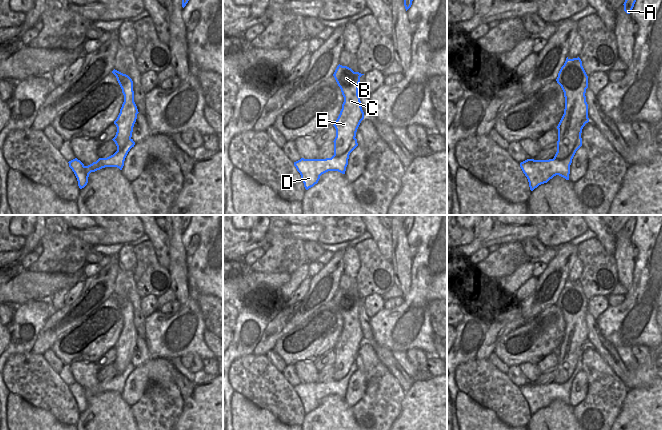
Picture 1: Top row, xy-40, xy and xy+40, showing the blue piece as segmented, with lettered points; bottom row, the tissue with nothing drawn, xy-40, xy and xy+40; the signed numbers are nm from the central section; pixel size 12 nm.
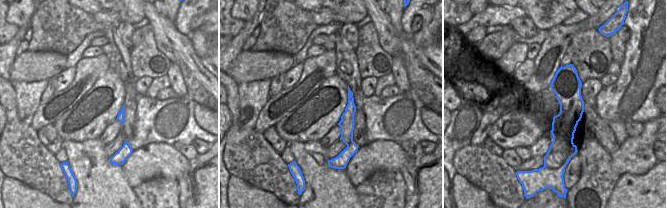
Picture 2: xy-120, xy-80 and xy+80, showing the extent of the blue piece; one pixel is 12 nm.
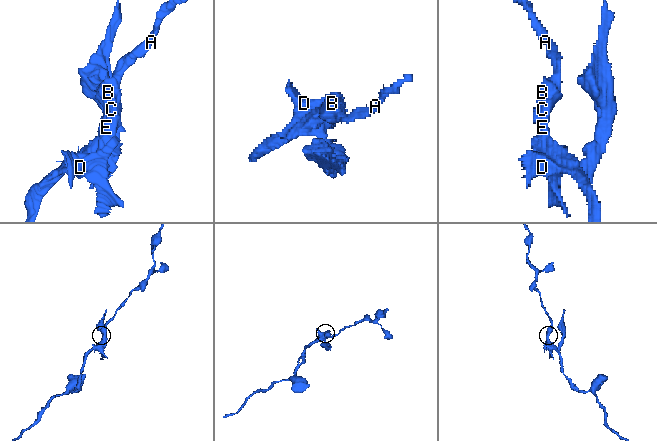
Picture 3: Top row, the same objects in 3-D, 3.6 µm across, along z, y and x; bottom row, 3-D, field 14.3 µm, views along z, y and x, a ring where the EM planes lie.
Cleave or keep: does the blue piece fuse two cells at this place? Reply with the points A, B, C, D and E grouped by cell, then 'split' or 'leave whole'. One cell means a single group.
A B C E / D | split

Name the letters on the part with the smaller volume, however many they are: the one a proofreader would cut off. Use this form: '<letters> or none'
D.

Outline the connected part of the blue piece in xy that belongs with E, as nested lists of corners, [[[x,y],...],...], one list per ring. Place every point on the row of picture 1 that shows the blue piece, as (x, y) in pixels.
[[[340,64],[333,74],[344,97],[342,109],[333,125],[336,129],[333,156],[341,156],[349,149],[356,137],[357,129],[364,119],[358,95],[358,84],[362,75],[364,74],[354,72],[351,68]]]

